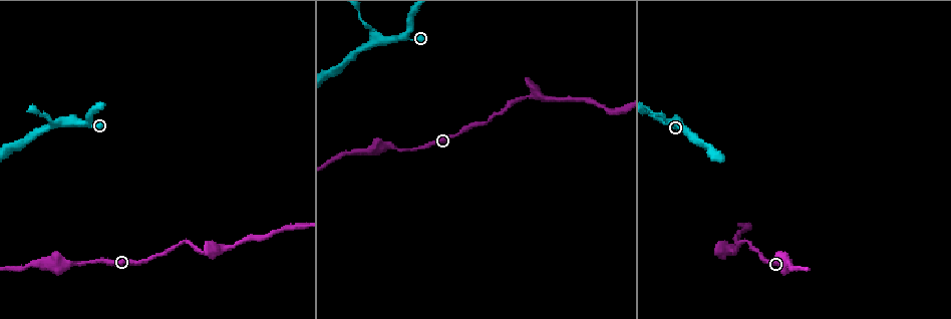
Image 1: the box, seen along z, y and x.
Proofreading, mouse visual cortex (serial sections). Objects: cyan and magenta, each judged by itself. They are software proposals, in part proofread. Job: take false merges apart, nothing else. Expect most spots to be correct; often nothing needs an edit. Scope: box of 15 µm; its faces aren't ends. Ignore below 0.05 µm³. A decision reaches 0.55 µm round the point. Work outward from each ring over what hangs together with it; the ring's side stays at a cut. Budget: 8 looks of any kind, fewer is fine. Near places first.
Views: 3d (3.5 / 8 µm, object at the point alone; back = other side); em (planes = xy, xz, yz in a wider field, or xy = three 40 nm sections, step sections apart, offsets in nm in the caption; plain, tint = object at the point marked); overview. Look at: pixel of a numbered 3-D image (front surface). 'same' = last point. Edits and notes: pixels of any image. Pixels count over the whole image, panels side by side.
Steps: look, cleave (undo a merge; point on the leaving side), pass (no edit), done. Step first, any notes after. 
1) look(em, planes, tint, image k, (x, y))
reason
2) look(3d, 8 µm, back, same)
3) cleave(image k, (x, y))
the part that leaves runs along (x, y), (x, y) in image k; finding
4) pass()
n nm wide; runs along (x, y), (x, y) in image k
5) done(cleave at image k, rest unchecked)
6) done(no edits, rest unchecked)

look(3d, 3.5 µm, image 1, (216, 250))
sharp bend

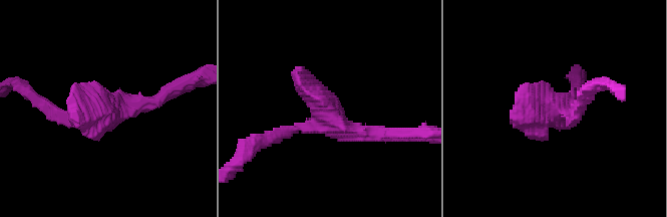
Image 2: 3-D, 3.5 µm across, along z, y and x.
look(em, xy, step 5, tint, image 2, (327, 125))

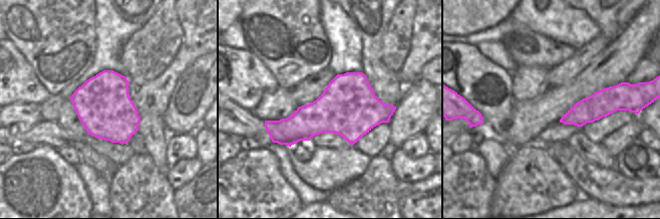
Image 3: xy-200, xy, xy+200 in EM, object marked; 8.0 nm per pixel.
pass()
all the same cell

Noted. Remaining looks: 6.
look(3d, 3.5 µm, back, image 1, (399, 38))

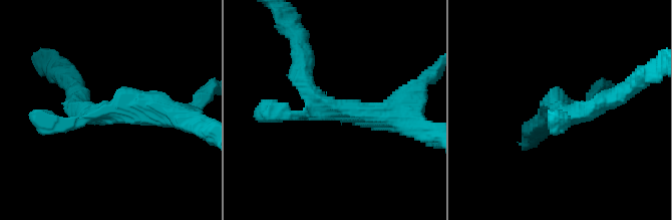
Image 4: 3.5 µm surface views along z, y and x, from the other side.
look(em, xy, step 5, tint, image 4, (341, 108))
3 arms; arms of 150, 300, 400 nm; need the tissue

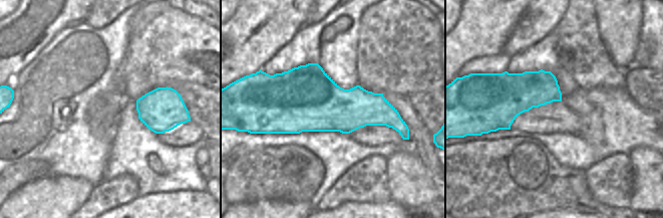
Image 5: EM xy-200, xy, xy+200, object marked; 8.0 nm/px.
pass()
550 nm wide; runs along (279, 114), (328, 105), (405, 124) in image 4; one cell here

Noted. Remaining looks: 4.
look(3d, 3.5 µm, image 1, (382, 149))
branch point

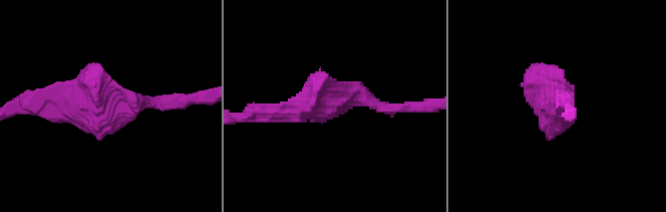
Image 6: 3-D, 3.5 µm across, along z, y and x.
look(em, xy, step 5, tint, image 6, (111, 105))

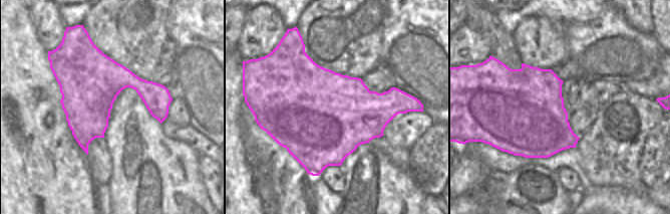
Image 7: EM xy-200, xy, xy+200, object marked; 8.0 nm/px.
pass()
750 nm wide; runs along (385, 108), (349, 97), (259, 113) in image 6; one cell here

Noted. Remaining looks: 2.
done(no edits, rest unchecked)

